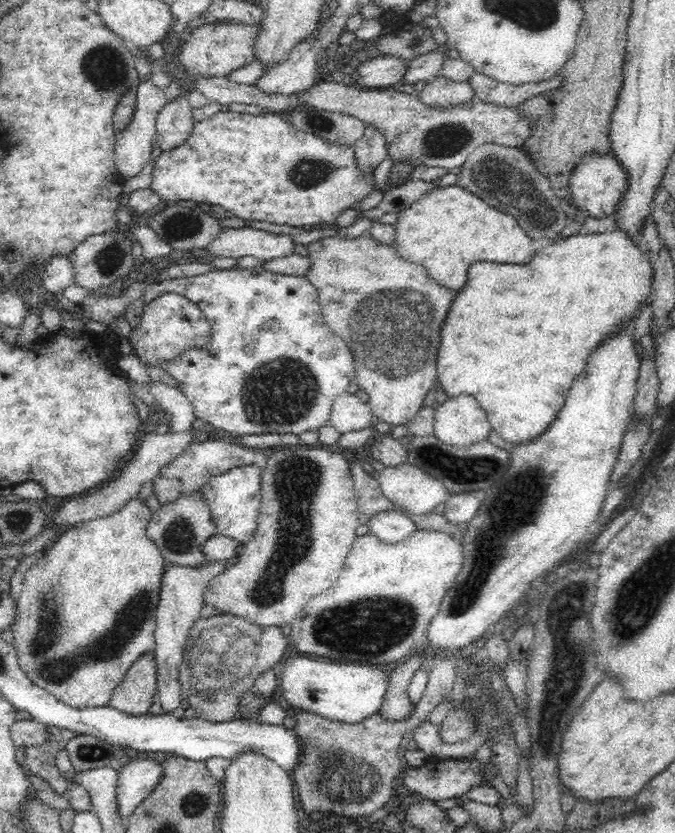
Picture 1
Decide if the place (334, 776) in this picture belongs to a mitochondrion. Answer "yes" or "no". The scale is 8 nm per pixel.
yes

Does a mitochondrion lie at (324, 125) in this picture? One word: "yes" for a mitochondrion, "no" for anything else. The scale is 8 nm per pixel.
yes

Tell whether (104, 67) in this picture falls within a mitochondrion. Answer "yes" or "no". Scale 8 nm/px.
yes

